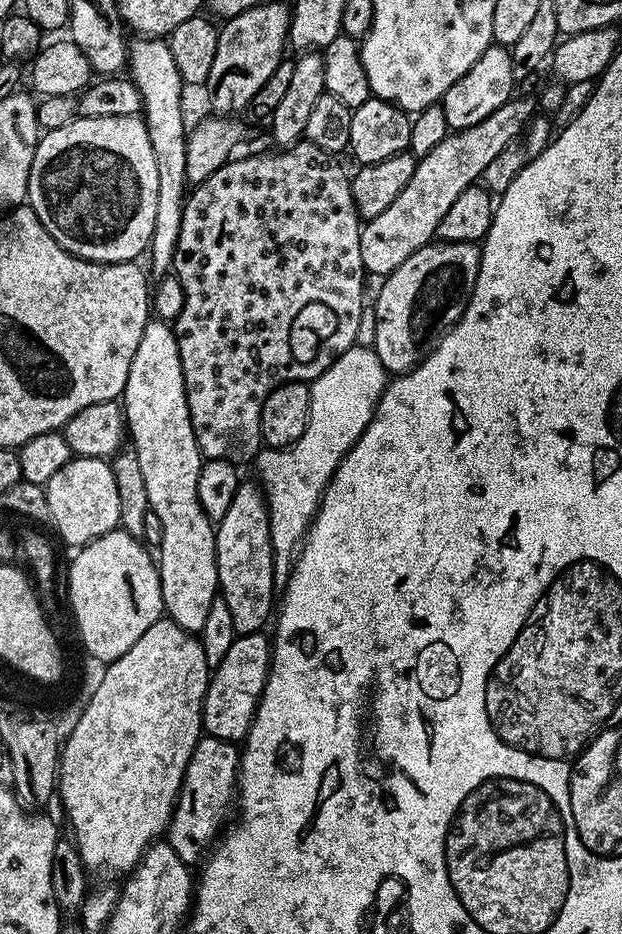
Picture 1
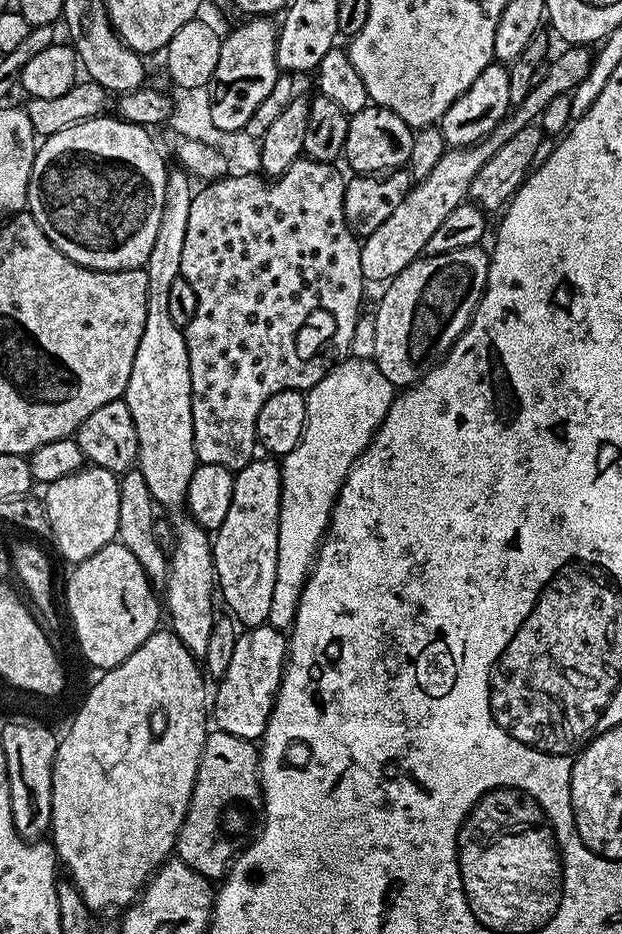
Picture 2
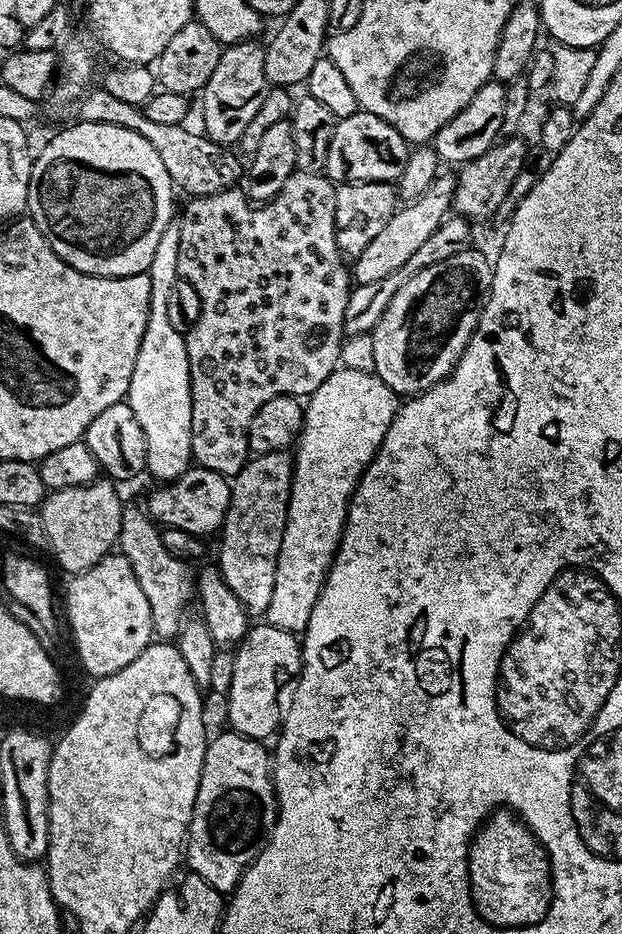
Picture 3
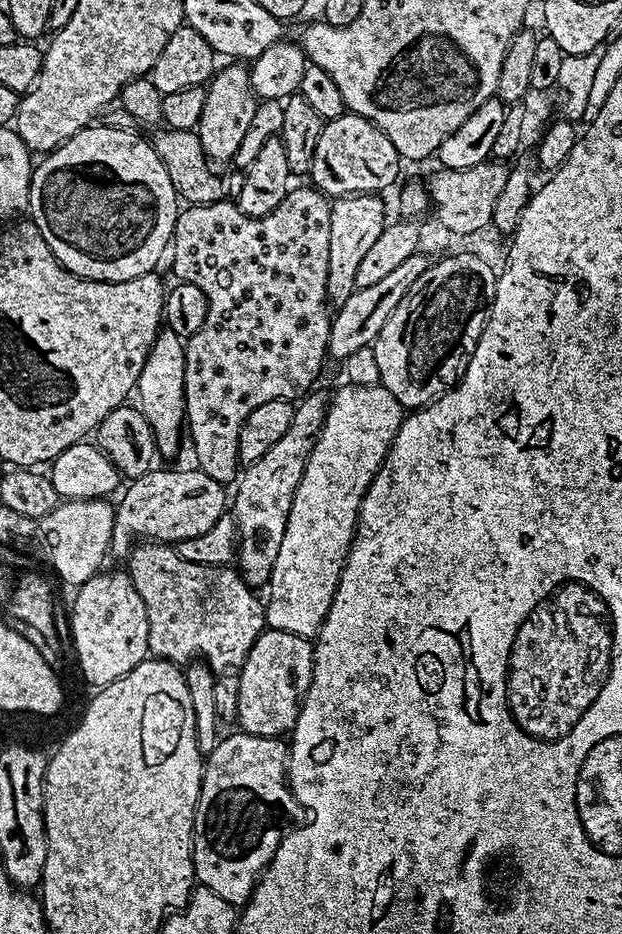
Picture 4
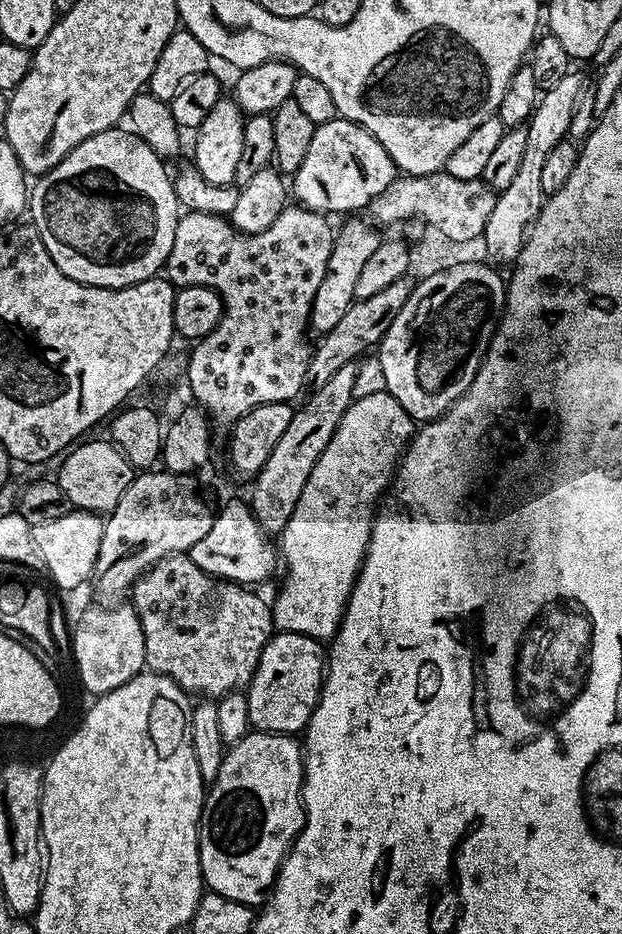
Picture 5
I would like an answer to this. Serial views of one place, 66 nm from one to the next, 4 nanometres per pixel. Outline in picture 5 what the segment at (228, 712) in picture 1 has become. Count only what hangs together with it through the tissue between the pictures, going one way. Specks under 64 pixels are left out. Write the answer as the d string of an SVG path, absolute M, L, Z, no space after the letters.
M277 631L266 642L254 670L254 678L246 689L248 710L252 728L257 732L279 732L281 734L300 734L308 727L314 714L314 706L320 700L320 686L326 671L326 652L321 641L306 634Z

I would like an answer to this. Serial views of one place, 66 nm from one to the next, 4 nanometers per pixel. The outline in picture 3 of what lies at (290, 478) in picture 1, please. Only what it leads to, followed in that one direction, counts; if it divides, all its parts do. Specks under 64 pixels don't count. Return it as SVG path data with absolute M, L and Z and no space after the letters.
M337 367L336 371L330 374L330 378L326 378L326 382L322 382L322 386L318 386L318 390L314 390L312 395L307 397L306 400L304 430L301 432L299 441L294 448L292 489L290 490L290 502L288 503L286 530L282 534L282 550L278 554L278 566L274 574L274 595L270 598L270 606L266 613L267 623L278 626L278 630L286 630L287 632L300 634L303 633L304 627L310 622L310 610L314 608L314 602L322 590L325 578L328 577L328 568L331 566L332 560L336 557L340 547L340 536L344 532L344 520L348 517L348 503L352 500L356 483L362 478L362 474L368 468L370 461L376 457L376 451L382 446L382 438L386 438L386 430L390 430L390 422L394 418L398 407L396 392L390 390L390 386L386 386L386 382L382 382L382 378L378 378L375 371L369 370L367 367L365 367L366 369L344 367Z

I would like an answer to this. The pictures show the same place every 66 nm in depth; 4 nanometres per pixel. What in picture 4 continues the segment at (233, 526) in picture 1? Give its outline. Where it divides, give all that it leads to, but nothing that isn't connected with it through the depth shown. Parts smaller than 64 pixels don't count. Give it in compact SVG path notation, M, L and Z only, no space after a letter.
M309 391L298 400L286 434L282 434L258 462L247 465L235 481L236 497L230 500L230 515L236 522L238 537L234 560L244 583L249 586L267 585L274 570L274 558L278 558L278 549L282 546L282 534L286 534L294 490L298 490L302 470L306 470L318 434L324 429L330 396L327 391L316 391Z

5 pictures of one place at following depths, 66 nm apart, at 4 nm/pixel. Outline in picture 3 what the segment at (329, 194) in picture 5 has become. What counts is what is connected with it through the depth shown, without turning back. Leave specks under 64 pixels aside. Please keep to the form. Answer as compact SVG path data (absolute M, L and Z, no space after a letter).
M358 110L350 118L336 121L330 140L329 152L322 169L323 175L333 182L386 183L399 181L406 170L410 145L408 141L378 114Z

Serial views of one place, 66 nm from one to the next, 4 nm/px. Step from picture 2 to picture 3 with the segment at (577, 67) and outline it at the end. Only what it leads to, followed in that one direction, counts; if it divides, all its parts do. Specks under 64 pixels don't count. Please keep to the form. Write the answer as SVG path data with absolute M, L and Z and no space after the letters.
M437 175L436 181L426 190L426 194L397 207L386 226L375 235L374 240L362 250L360 256L355 257L356 284L379 282L381 278L386 278L386 274L394 274L394 270L398 270L398 266L402 266L402 262L406 262L406 258L410 258L410 254L414 254L414 250L418 250L418 246L422 246L422 242L426 242L426 238L434 234L434 230L438 230L440 223L449 215L452 195L456 189L456 176L444 175Z

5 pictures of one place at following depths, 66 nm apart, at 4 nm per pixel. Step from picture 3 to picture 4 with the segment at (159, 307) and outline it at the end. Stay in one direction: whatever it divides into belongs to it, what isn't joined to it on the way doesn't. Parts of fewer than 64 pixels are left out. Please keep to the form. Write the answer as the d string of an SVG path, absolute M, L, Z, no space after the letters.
M161 327L160 333L148 351L146 362L142 366L142 374L134 389L134 400L140 413L150 422L150 430L154 432L156 451L161 457L172 456L180 448L180 431L186 428L184 404L184 354L185 341L174 330Z

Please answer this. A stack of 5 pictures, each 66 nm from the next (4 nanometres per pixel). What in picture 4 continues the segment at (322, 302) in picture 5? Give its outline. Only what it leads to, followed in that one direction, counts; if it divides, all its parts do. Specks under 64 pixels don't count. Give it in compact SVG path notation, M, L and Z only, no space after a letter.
M356 193L352 197L337 197L331 203L327 294L333 307L340 307L355 292L358 267L362 264L363 255L374 246L375 239L387 227L386 206L382 199L381 195L375 193Z

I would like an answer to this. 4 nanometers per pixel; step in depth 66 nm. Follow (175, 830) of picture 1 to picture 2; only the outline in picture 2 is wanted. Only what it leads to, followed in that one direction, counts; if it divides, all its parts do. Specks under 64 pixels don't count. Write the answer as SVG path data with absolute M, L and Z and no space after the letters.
M209 731L202 746L186 818L176 839L175 855L209 882L219 881L228 875L233 860L244 851L249 839L248 823L252 820L252 811L255 808L257 811L261 804L260 753L257 745L246 738L234 738L234 734Z

